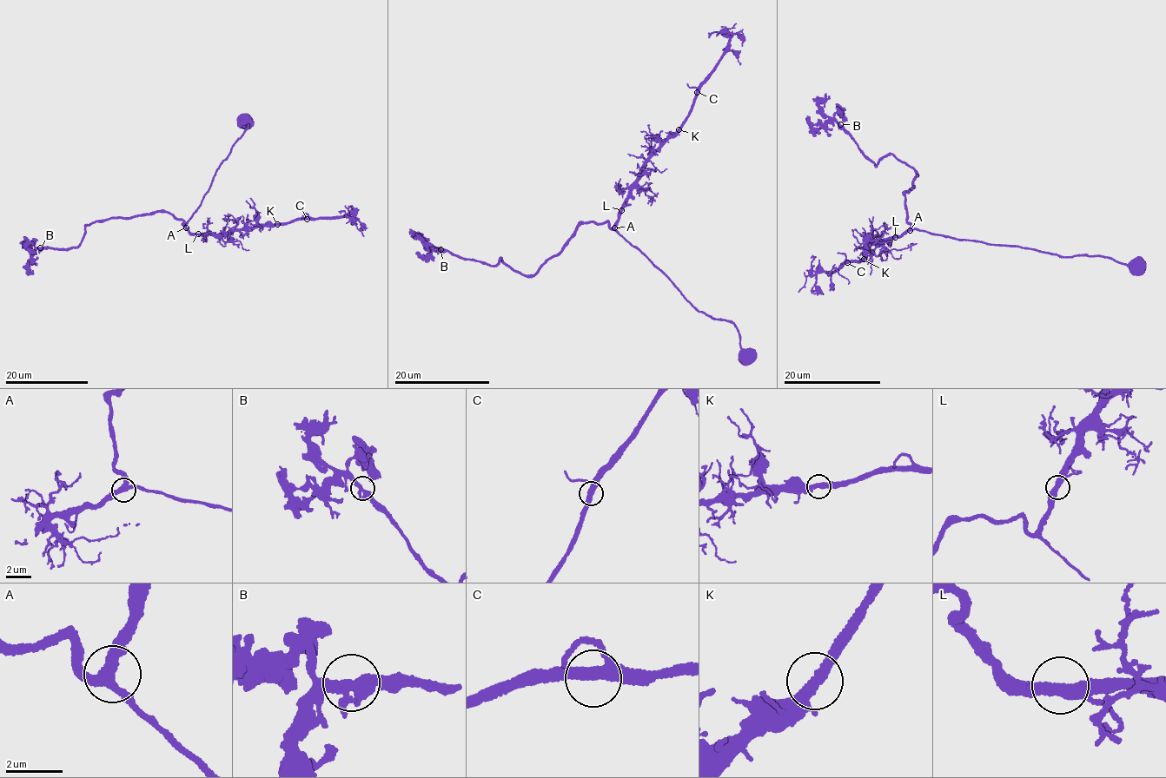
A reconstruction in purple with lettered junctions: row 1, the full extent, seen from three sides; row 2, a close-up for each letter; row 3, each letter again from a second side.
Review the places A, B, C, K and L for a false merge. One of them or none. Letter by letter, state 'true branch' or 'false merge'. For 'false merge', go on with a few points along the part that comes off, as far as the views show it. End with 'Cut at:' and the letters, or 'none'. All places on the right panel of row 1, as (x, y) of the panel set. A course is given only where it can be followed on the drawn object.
A: true branch
B: true branch
C: true branch
K: true branch
L: true branch
Cut at: none

